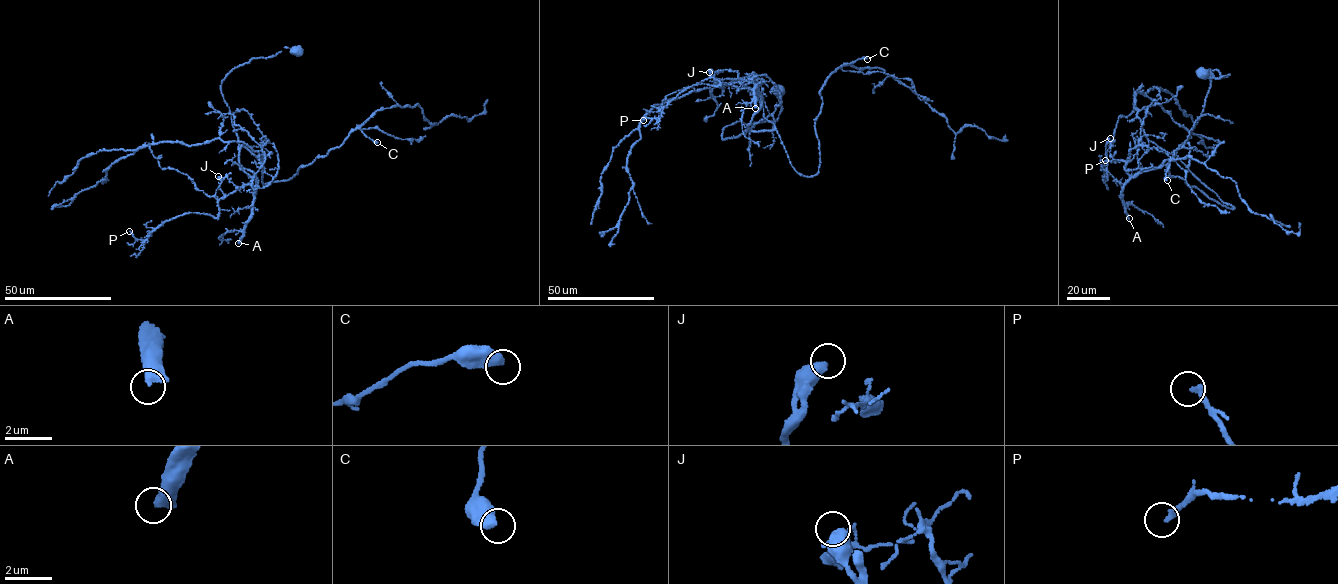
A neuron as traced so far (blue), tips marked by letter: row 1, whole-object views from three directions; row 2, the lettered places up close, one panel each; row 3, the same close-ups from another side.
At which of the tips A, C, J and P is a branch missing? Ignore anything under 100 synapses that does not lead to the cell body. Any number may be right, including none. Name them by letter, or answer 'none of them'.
A

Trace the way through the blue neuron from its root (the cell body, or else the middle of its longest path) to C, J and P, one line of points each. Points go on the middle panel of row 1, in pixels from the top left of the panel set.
C: (778, 92), (776, 121), (736, 122), (722, 138), (776, 129), (794, 169), (815, 176), (819, 91), (867, 59)
J: (778, 92), (776, 121), (735, 122), (724, 140), (746, 132), (761, 96), (751, 80), (709, 72)
P: (778, 92), (776, 121), (724, 128), (724, 140), (738, 137), (761, 107), (751, 80), (688, 87), (643, 120)

